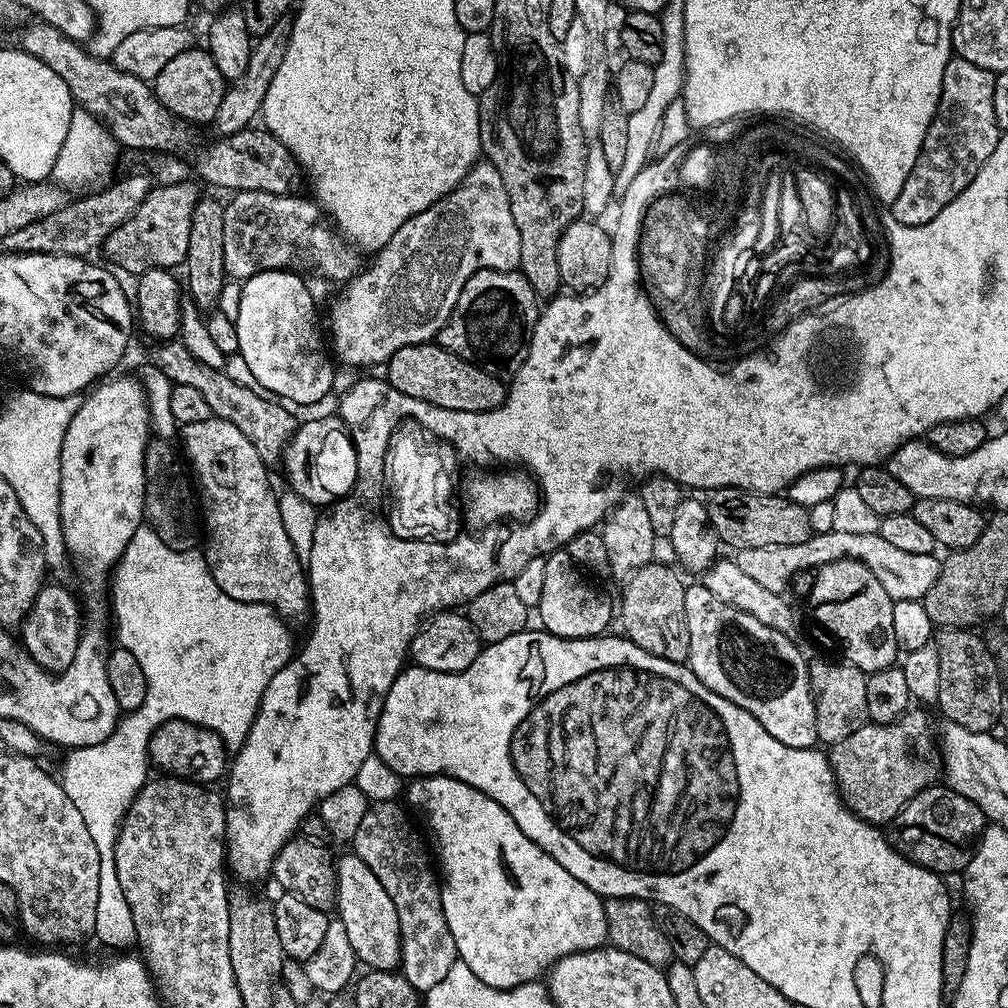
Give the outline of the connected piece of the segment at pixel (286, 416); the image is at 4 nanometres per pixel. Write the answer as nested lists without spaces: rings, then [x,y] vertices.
[[[164,342],[157,348],[160,349],[156,352],[154,366],[162,370],[162,374],[166,374],[166,378],[170,378],[173,384],[191,386],[192,389],[198,390],[198,394],[206,398],[206,406],[210,406],[212,415],[218,417],[219,420],[228,420],[234,426],[238,426],[238,430],[242,430],[242,434],[246,434],[246,438],[254,442],[254,450],[258,450],[265,464],[275,465],[275,460],[277,463],[283,457],[284,445],[292,439],[298,427],[298,420],[287,412],[289,409],[283,403],[275,399],[262,398],[254,390],[234,382],[224,370],[204,366],[181,342]]]

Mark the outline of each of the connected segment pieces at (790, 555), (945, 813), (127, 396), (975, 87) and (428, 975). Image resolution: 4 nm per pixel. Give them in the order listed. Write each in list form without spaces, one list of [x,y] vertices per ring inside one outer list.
[[[836,531],[817,532],[806,542],[798,542],[794,546],[771,544],[742,548],[735,553],[734,559],[742,574],[755,578],[760,585],[766,586],[766,590],[779,593],[785,591],[784,587],[787,586],[791,576],[796,576],[807,568],[815,570],[835,560],[857,560],[870,569],[874,578],[878,578],[878,582],[882,582],[886,594],[890,594],[893,602],[923,601],[930,586],[934,586],[934,582],[938,580],[942,563],[941,557],[936,554],[910,554],[898,550],[878,534],[846,534]]]
[[[937,782],[910,798],[907,806],[893,818],[886,835],[892,841],[892,847],[910,862],[929,868],[937,874],[960,874],[972,861],[974,841],[985,827],[982,810],[974,806],[970,798],[962,798],[962,794],[958,794],[953,788]]]
[[[124,376],[121,380],[111,380],[97,383],[81,399],[80,409],[70,418],[66,438],[62,438],[60,455],[60,521],[64,547],[74,564],[76,560],[88,596],[98,595],[103,586],[105,589],[110,573],[130,538],[134,538],[134,530],[142,527],[144,520],[144,448],[150,439],[148,398],[139,379]]]
[[[953,55],[946,66],[946,74],[942,74],[942,94],[936,107],[936,117],[928,127],[928,133],[924,139],[924,145],[920,156],[916,160],[914,170],[910,170],[910,178],[906,178],[906,186],[902,194],[890,205],[890,212],[893,212],[895,219],[902,224],[925,224],[936,217],[941,210],[982,170],[986,158],[994,154],[994,146],[1000,140],[1001,128],[996,124],[994,118],[994,82],[995,75],[990,70],[982,70],[982,66],[974,66],[974,62],[966,62],[966,58]]]
[[[377,801],[369,805],[350,844],[353,853],[370,867],[390,895],[398,913],[401,975],[417,992],[425,994],[457,962],[457,946],[442,912],[439,877],[417,830],[406,816],[407,811],[398,805],[397,801]]]

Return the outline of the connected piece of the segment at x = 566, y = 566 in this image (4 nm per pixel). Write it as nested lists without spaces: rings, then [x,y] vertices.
[[[557,550],[546,559],[546,575],[542,585],[542,598],[538,615],[542,623],[543,631],[551,636],[561,636],[564,640],[585,640],[587,636],[598,636],[608,631],[608,624],[614,619],[614,604],[607,600],[600,592],[595,592],[582,575],[581,569],[576,567],[567,550]]]

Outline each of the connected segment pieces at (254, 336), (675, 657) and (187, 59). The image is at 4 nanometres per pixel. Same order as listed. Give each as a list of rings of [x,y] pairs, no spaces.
[[[270,269],[254,274],[240,284],[240,301],[235,319],[238,354],[246,360],[255,381],[272,391],[276,398],[289,405],[316,404],[332,388],[332,364],[324,357],[326,340],[320,337],[320,324],[316,321],[316,300],[311,290],[304,285],[303,278],[295,276],[293,272]]]
[[[651,562],[627,577],[624,588],[624,597],[618,600],[618,619],[624,624],[623,635],[627,639],[654,654],[658,658],[666,658],[675,664],[684,664],[690,654],[690,630],[686,622],[686,602],[684,601],[685,581],[680,581],[680,576],[672,568],[667,568],[659,562]]]
[[[193,46],[178,54],[178,58],[170,58],[162,74],[158,74],[154,81],[154,91],[162,106],[178,117],[187,120],[189,125],[211,125],[218,114],[222,98],[226,89],[224,75],[218,66],[214,66],[214,58],[203,47]]]

